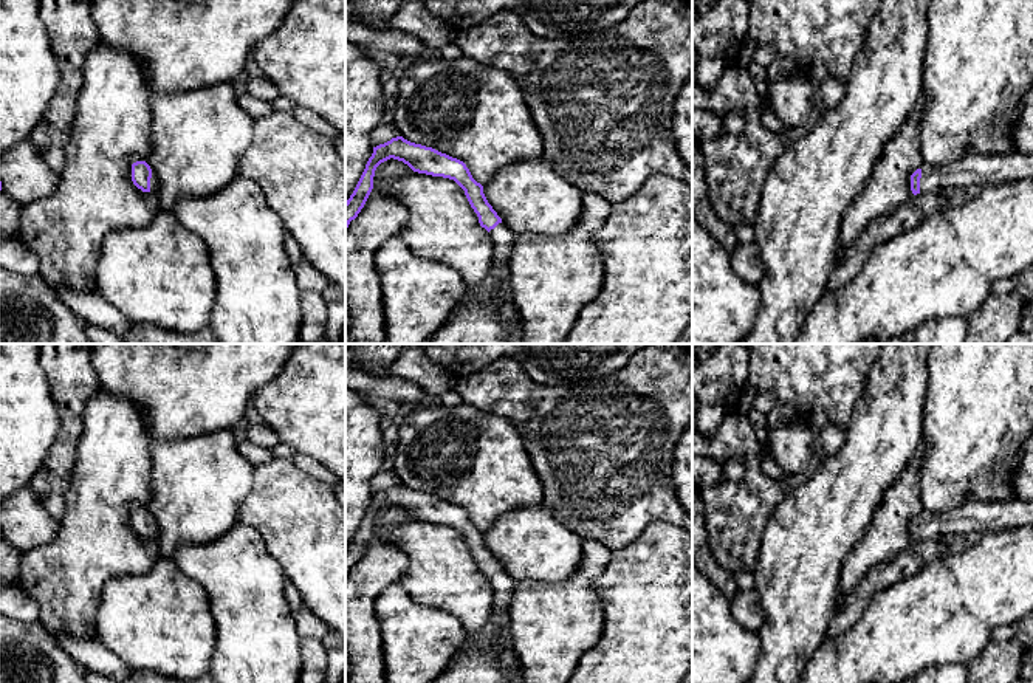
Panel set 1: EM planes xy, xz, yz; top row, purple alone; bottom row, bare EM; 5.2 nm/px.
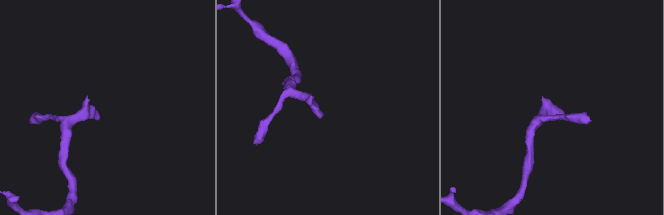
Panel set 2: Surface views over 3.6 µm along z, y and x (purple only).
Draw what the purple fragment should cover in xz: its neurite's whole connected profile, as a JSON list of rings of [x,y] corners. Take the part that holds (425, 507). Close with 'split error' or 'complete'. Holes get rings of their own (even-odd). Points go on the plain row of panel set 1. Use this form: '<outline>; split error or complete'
[[[403,483],[392,485],[390,488],[373,494],[373,500],[369,505],[353,541],[345,548],[345,576],[364,554],[373,536],[376,514],[390,505],[403,508],[414,519],[454,527],[465,537],[471,554],[479,564],[480,573],[489,579],[494,592],[491,615],[496,623],[494,640],[502,658],[502,671],[506,677],[506,683],[522,683],[522,666],[508,627],[508,606],[516,581],[502,570],[502,565],[488,550],[483,533],[472,525],[463,508],[432,494],[410,489]]]; split error

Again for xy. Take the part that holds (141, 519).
[[[136,508],[132,511],[132,528],[142,539],[156,541],[158,537],[156,520],[146,508]]]; split error

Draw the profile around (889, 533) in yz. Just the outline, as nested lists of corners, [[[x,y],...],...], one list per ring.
[[[921,452],[917,454],[887,489],[884,502],[873,513],[864,537],[850,550],[841,573],[836,612],[867,571],[880,562],[897,558],[914,542],[911,522],[925,513],[921,502]]]

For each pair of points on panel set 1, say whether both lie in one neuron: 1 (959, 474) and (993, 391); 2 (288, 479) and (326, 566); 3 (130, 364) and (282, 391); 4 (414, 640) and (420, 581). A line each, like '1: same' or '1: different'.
1: same
2: same
3: different
4: different

